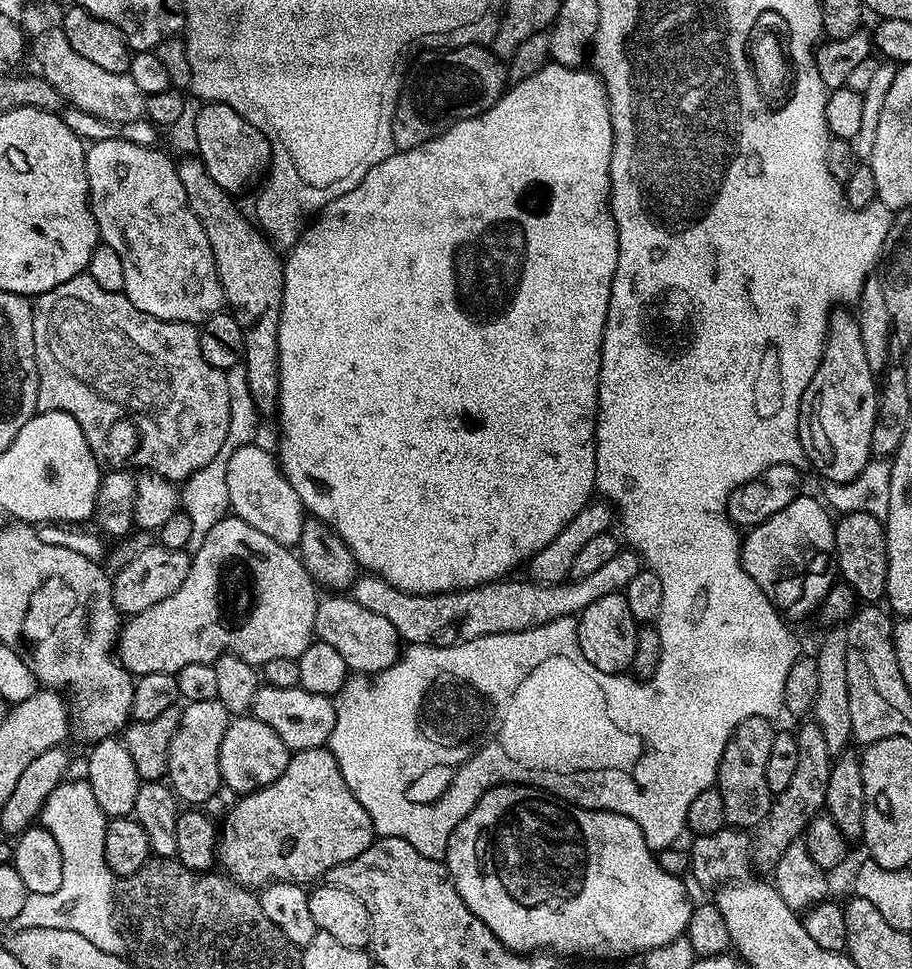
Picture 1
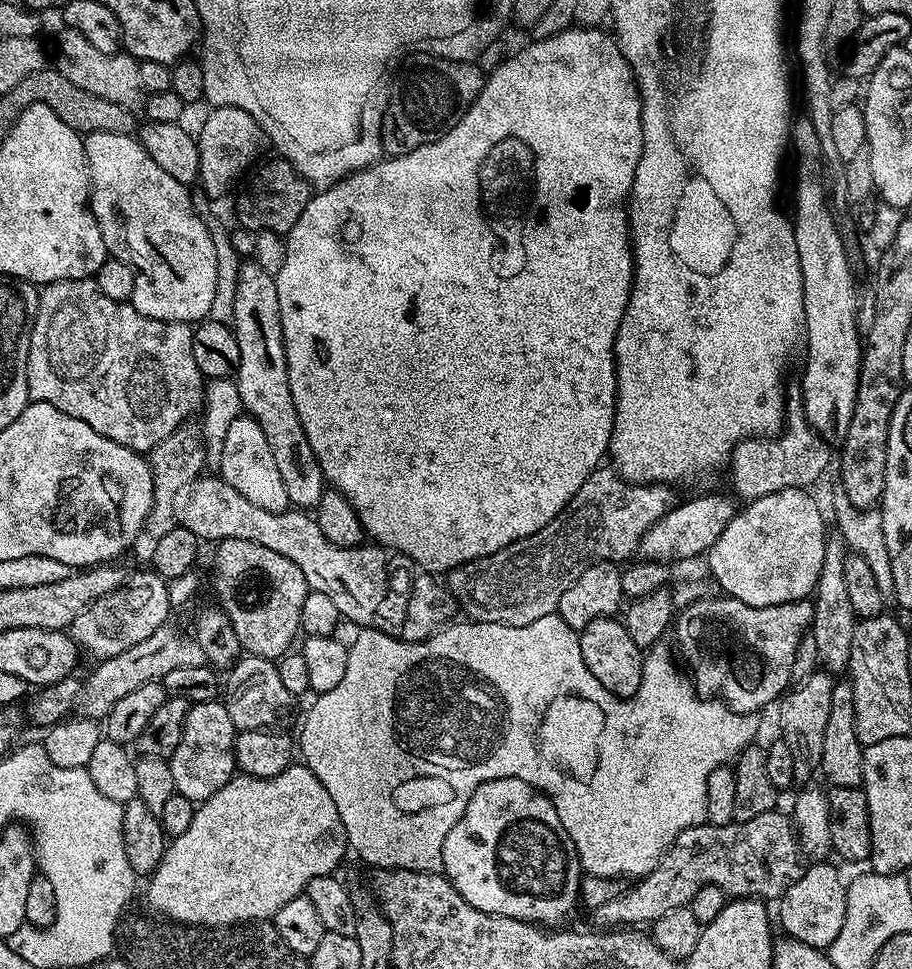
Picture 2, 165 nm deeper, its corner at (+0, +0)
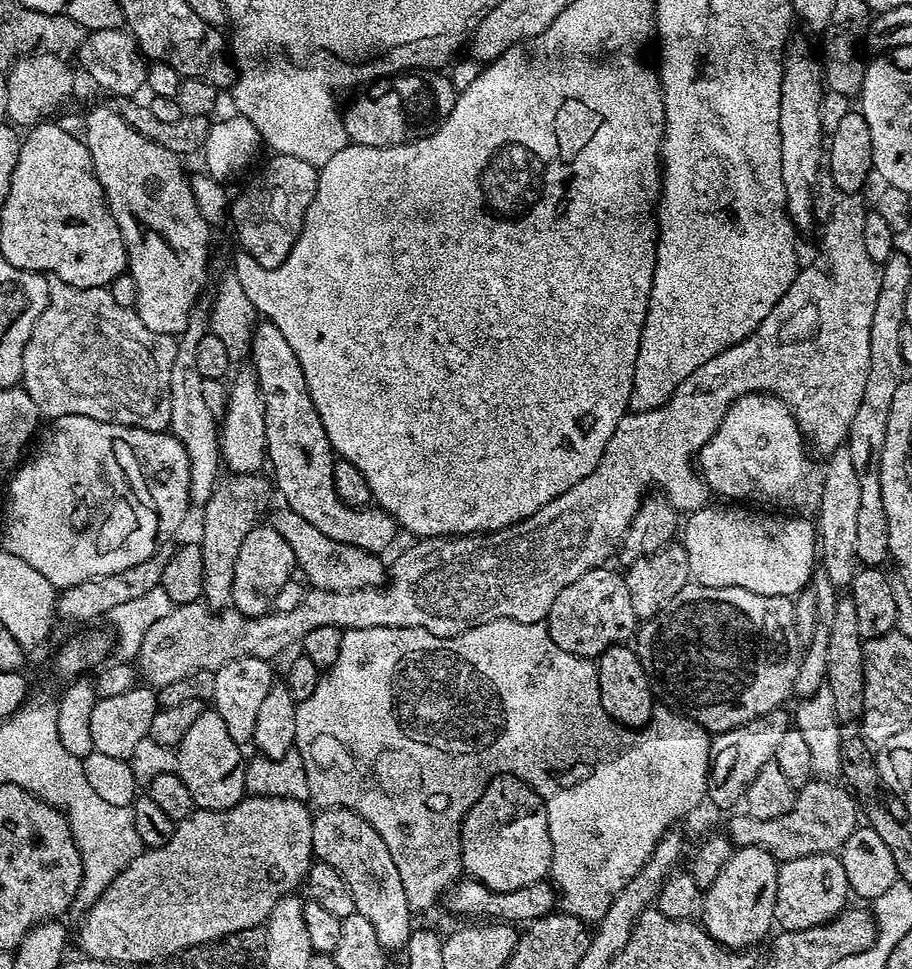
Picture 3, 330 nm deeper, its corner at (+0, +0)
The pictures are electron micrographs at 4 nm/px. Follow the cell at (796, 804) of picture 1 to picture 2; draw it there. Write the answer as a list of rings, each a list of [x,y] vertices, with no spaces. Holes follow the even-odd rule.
[[[817,670],[810,673],[805,680],[789,687],[778,701],[780,707],[779,735],[790,746],[790,754],[794,754],[794,774],[797,781],[804,782],[808,775],[820,767],[822,758],[822,737],[826,735],[826,717],[830,714],[830,694],[833,677],[827,671]]]

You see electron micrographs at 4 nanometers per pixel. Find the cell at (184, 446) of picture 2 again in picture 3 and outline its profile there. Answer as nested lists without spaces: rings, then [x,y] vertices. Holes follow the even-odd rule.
[[[204,306],[193,308],[188,324],[178,340],[174,370],[170,370],[170,432],[176,437],[188,455],[188,499],[193,505],[202,506],[208,501],[222,476],[220,441],[217,417],[206,407],[200,389],[201,377],[194,362],[198,342],[209,331],[209,309]]]

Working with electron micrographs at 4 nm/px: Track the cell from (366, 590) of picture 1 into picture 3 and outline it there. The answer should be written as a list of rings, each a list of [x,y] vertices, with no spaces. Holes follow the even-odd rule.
[[[287,506],[273,514],[270,525],[289,543],[296,559],[295,567],[304,571],[303,579],[313,589],[334,592],[349,592],[359,588],[379,588],[386,580],[386,564],[375,552],[367,552],[353,544],[334,542],[334,538],[326,538],[322,530],[314,530],[306,518],[293,512]]]

